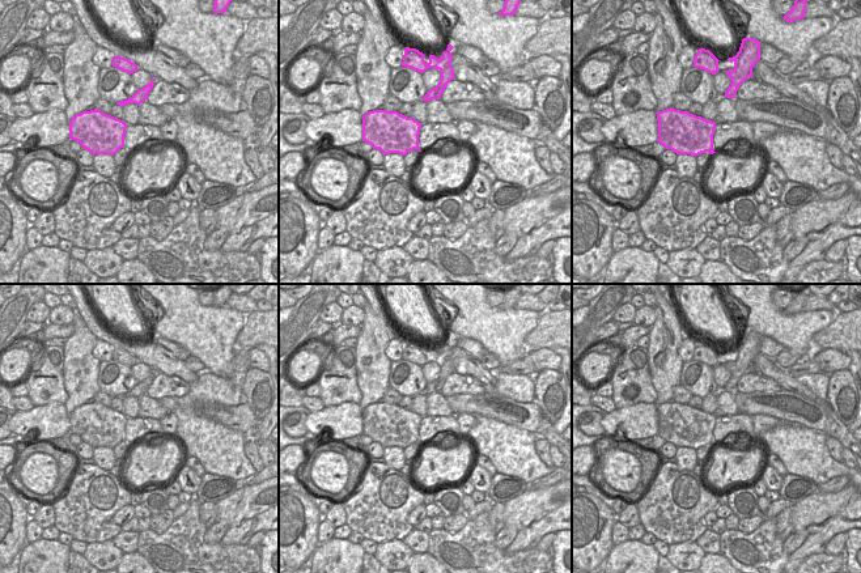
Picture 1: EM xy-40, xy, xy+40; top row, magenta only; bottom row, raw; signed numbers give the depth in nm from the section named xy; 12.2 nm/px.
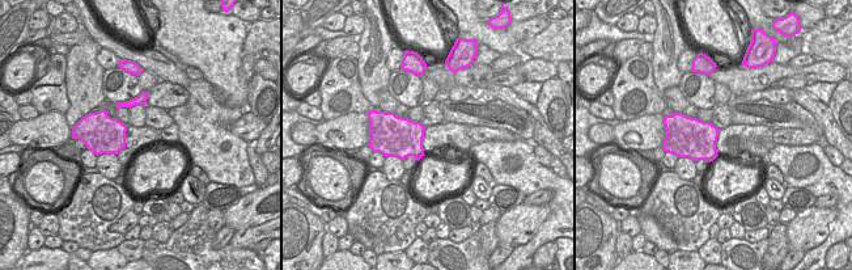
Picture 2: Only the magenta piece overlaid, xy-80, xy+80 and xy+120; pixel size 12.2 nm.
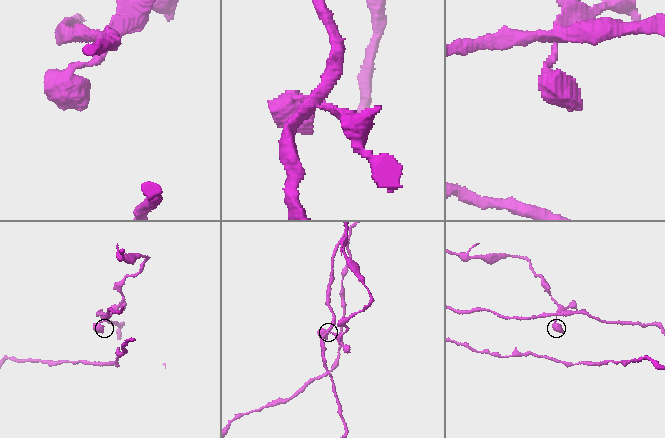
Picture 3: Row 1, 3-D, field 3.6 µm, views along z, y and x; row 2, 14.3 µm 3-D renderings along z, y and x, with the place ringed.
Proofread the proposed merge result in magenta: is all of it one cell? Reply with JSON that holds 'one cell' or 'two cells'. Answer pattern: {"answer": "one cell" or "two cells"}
{"answer": "two cells"}

